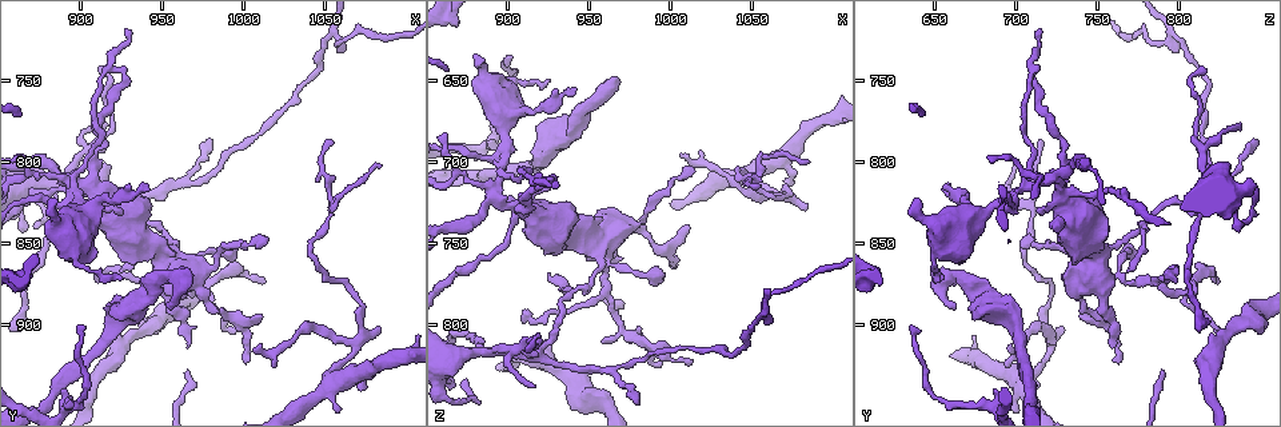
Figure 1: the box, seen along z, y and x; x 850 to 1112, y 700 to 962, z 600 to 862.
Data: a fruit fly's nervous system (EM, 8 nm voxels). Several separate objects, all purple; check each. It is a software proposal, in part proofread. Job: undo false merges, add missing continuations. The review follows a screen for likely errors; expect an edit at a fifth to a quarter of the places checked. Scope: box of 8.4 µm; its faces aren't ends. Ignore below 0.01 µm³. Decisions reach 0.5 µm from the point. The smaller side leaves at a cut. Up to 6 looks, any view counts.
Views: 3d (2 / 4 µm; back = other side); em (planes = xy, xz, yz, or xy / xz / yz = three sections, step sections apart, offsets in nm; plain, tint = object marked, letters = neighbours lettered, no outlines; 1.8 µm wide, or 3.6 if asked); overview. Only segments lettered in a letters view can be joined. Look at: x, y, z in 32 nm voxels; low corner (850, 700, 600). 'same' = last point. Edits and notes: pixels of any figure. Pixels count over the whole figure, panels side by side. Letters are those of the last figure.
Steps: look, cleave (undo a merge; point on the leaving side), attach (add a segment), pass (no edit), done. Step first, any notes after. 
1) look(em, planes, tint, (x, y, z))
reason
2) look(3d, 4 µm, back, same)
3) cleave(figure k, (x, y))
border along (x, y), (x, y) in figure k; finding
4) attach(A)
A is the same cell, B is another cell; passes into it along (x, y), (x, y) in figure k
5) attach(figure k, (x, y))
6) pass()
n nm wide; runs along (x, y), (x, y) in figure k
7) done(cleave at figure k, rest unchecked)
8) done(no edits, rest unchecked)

look(em, planes, plain, (910, 756, 706))

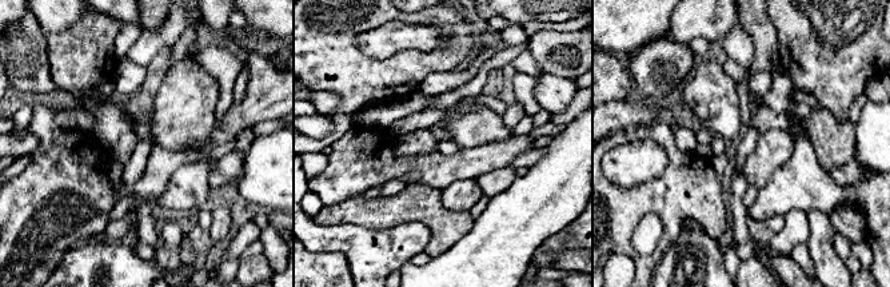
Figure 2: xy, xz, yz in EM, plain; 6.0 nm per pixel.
look(em, planes, letters, same)

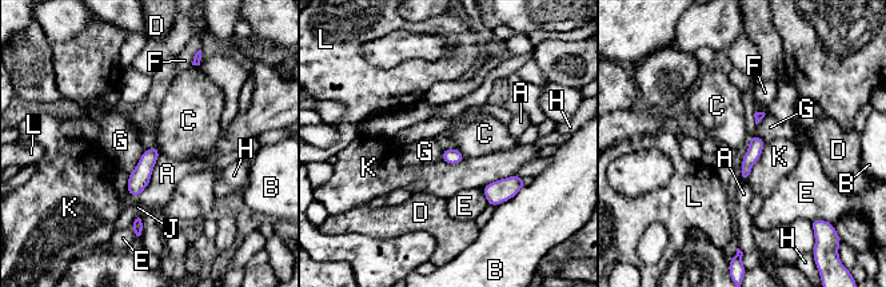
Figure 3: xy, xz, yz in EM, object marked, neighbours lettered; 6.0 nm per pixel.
pass()
A touches over 300 nm; A, B, C, D, E, F, G, H, J, K and L are other cells; border along (454, 147), (465, 156) in figure 3; all the same neuron

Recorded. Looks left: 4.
look(em, 3.6 µm, planes, letters, (920, 892, 698))
calibre changes

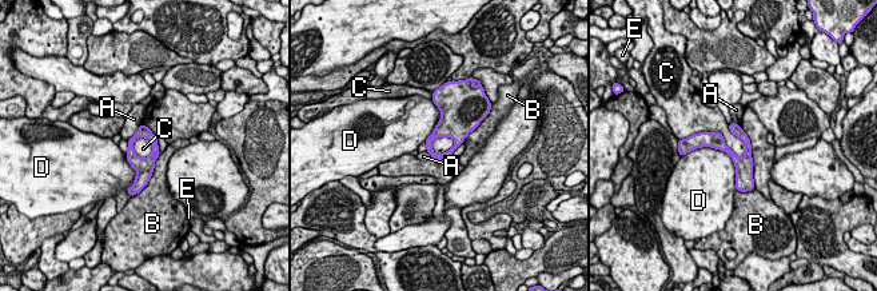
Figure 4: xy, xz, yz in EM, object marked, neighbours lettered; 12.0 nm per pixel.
pass()
D touches over 750 nm; A, B, C, D and E are other cells; runs along (702, 135), (741, 164), (738, 186) in figure 4; one neuron here

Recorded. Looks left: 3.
look(3d, 4 µm, (1054, 788, 714))
free end

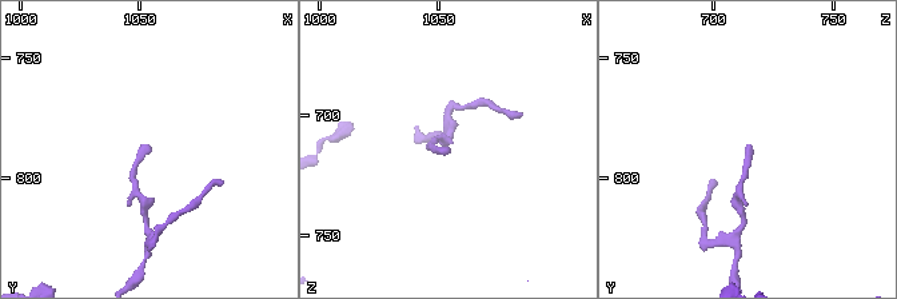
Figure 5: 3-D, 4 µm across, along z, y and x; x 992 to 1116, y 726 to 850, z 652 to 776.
look(em, planes, letters, (1055, 787, 714))
now the EM

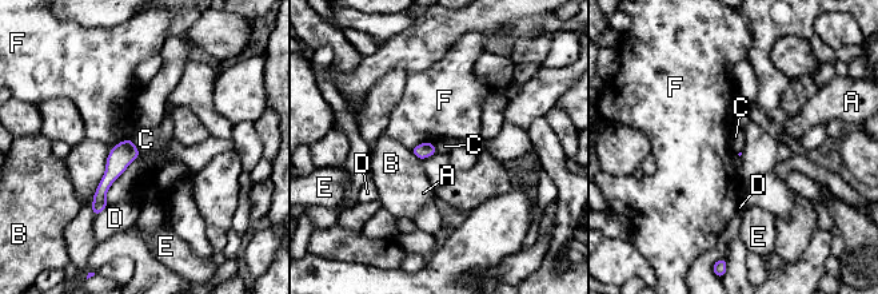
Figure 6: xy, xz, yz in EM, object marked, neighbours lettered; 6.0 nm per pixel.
pass()
B touches over 300 nm; A, B, C, D, E and F are other cells; no lettered segment goes on from it

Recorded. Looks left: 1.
done(no edits, rest unchecked)

